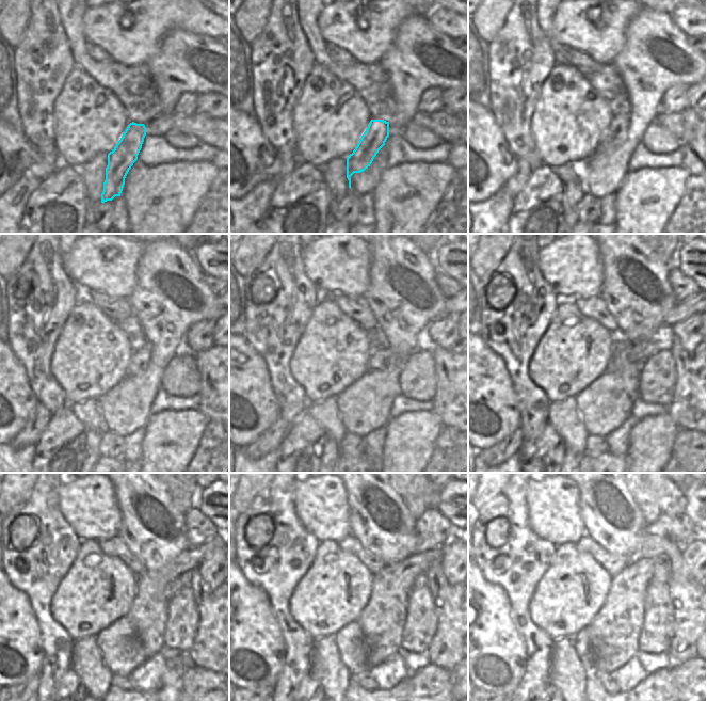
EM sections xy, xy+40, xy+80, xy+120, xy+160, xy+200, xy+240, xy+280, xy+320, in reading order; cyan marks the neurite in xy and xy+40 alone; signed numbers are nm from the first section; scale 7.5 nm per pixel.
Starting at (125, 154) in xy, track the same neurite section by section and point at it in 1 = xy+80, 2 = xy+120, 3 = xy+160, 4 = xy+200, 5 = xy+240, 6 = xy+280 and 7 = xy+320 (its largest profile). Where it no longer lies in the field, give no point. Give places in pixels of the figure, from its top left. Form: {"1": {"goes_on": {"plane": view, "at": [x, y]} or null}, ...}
{"1": {"goes_on": {"plane": "xy+80", "at": [615, 133]}}, "2": {"goes_on": {"plane": "xy+120", "at": [141, 359]}}, "3": {"goes_on": {"plane": "xy+160", "at": [382, 356]}}, "4": {"goes_on": {"plane": "xy+200", "at": [641, 351]}}, "5": {"goes_on": {"plane": "xy+240", "at": [173, 587]}}, "6": {"goes_on": {"plane": "xy+280", "at": [421, 580]}}, "7": {"goes_on": {"plane": "xy+320", "at": [659, 575]}}}

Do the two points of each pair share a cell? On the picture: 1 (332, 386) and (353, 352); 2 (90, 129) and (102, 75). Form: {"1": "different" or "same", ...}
{"1": "same", "2": "different"}

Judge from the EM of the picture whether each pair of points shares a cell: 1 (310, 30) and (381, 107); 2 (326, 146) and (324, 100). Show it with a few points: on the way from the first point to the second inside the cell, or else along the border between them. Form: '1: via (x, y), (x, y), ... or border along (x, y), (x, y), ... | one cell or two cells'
1: via (319, 52), (334, 67), (352, 74), (363, 84) | one cell
2: via (326, 134), (326, 112) | one cell

